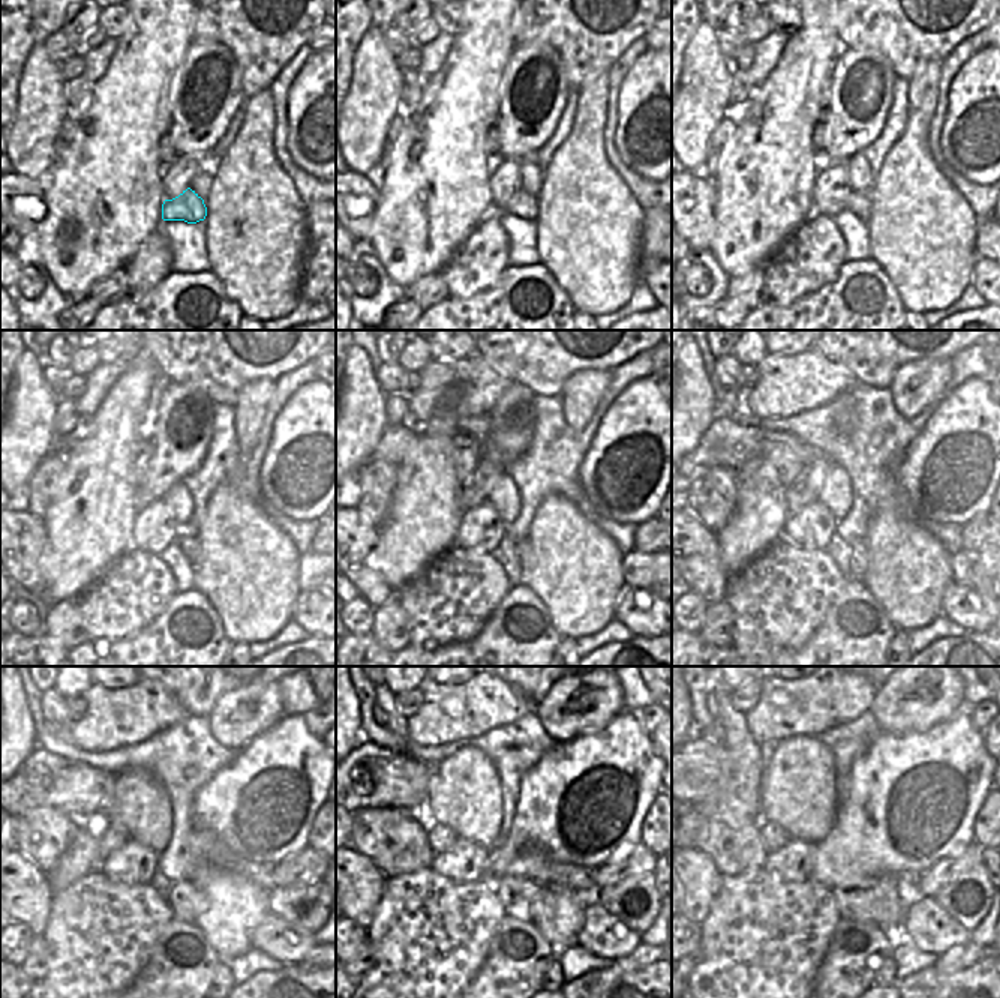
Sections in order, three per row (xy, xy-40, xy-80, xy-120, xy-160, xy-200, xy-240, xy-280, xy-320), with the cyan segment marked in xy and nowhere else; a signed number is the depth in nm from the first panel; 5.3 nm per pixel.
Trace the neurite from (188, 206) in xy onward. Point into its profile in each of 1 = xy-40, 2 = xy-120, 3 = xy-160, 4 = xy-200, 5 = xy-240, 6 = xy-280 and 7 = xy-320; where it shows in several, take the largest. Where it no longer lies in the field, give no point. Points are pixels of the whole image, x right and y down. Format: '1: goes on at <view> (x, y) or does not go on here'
1: goes on at xy-40 (522, 204)
2: goes on at xy-120 (189, 545)
3: goes on at xy-160 (523, 550)
4: goes on at xy-200 (859, 557)
5: goes on at xy-240 (185, 898)
6: goes on at xy-280 (517, 896)
7: goes on at xy-320 (876, 901)

